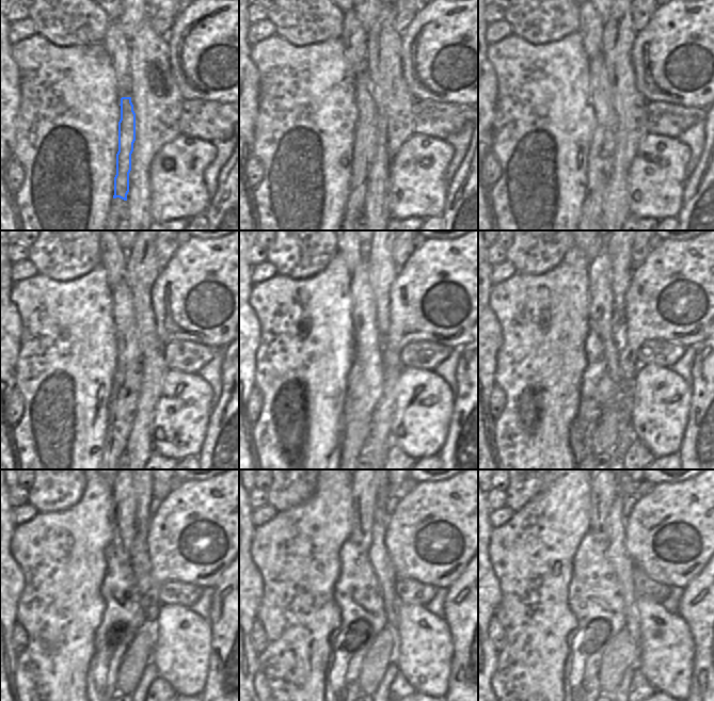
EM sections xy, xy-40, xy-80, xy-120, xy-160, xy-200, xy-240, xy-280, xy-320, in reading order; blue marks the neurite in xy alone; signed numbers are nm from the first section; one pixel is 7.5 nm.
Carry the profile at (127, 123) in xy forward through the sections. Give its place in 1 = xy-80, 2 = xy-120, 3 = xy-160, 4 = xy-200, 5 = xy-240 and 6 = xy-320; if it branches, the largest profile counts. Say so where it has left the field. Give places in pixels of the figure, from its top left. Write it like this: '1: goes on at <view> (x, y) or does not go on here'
1: goes on at xy-80 (601, 152)
2: goes on at xy-120 (126, 381)
3: goes on at xy-160 (361, 399)
4: goes on at xy-200 (601, 308)
5: goes on at xy-240 (124, 528)
6: goes on at xy-320 (603, 491)

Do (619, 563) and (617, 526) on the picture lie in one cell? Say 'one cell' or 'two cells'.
one cell

